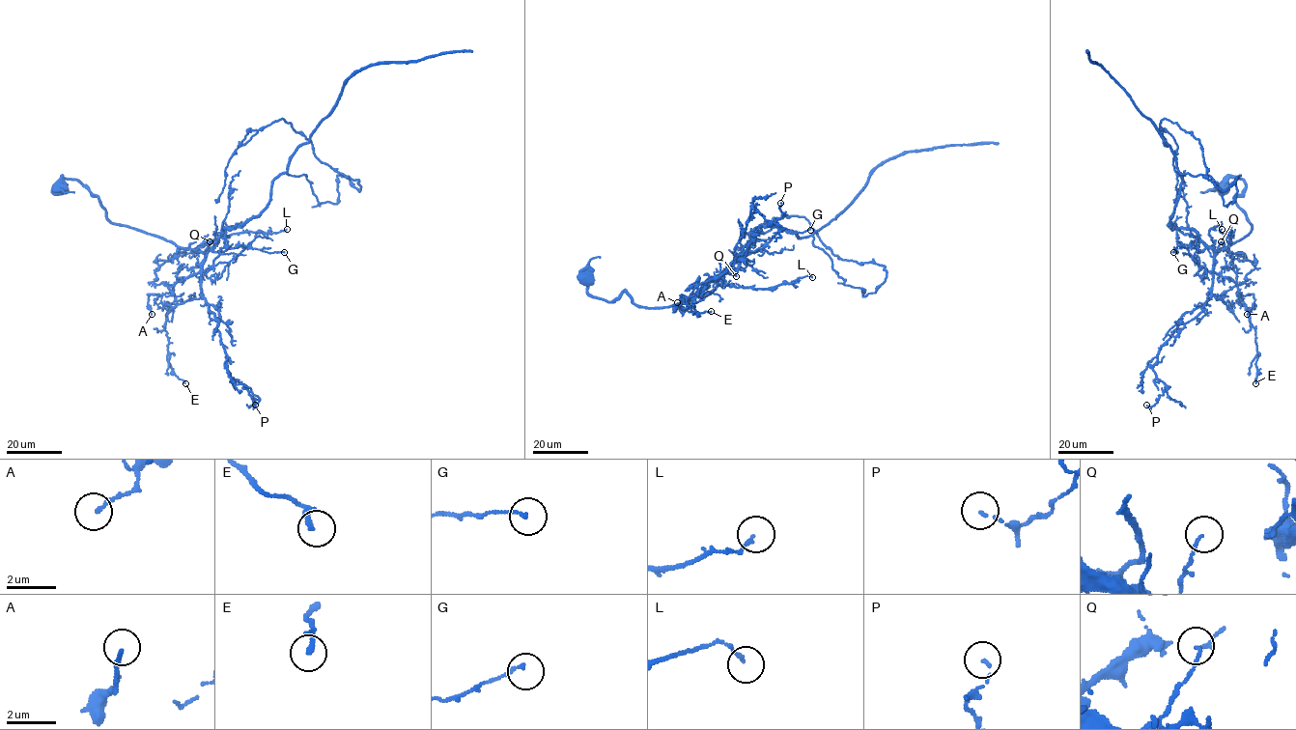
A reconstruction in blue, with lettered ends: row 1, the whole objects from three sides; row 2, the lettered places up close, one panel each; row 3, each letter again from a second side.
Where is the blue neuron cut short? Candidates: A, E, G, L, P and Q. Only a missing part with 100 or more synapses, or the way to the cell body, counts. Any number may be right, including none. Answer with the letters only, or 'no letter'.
no letter

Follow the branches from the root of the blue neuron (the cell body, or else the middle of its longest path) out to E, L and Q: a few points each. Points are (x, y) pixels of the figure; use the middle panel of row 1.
E: (582, 279), (593, 296), (611, 301), (625, 292), (639, 306), (667, 307), (730, 270), (690, 307), (711, 311)
L: (582, 279), (593, 296), (611, 301), (625, 292), (639, 306), (667, 307), (719, 275), (755, 289), (812, 277)
Q: (582, 279), (593, 296), (611, 301), (625, 292), (639, 306), (667, 307), (689, 299), (711, 277), (736, 276)

